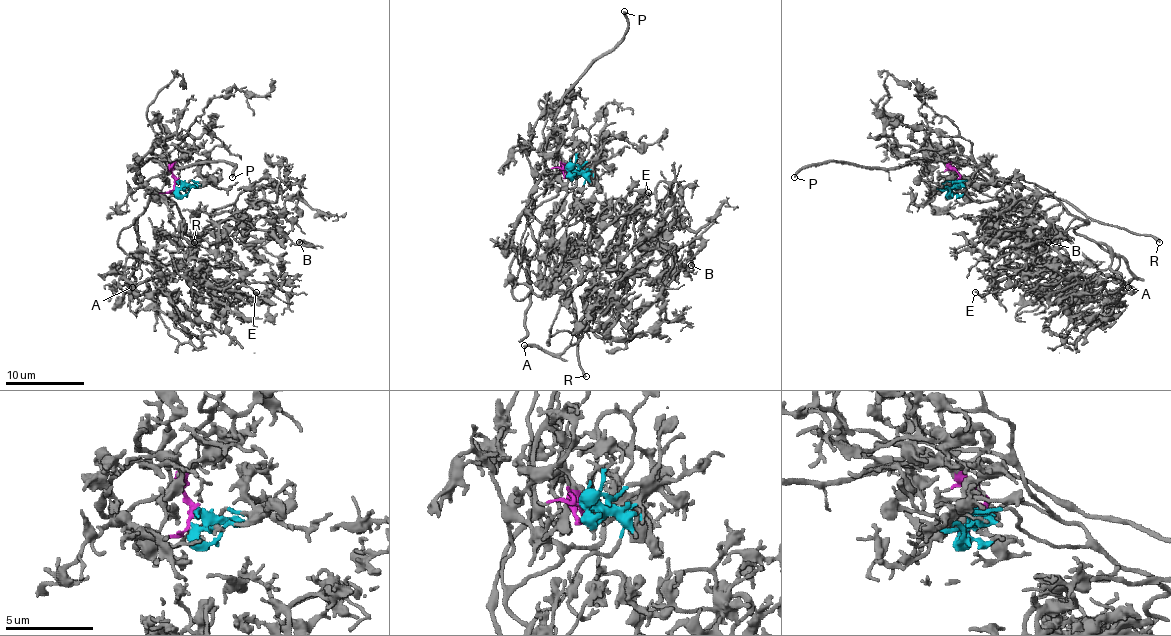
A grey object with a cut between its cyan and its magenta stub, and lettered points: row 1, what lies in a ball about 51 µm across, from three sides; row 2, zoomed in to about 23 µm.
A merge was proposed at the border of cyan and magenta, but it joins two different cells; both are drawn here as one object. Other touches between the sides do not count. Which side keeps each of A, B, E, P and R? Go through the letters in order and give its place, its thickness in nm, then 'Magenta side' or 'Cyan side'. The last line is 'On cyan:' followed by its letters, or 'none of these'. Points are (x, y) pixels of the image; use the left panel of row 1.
A: Place: (132, 287). Thickness 260 nm. Cyan side
B: Place: (299, 242). Thickness 170 nm. Cyan side
E: Place: (256, 292). Thickness 180 nm. Cyan side
P: Place: (232, 177). Thickness 240 nm. Magenta side
R: Place: (194, 242). Thickness 260 nm. Magenta side
On cyan: A, B, E

